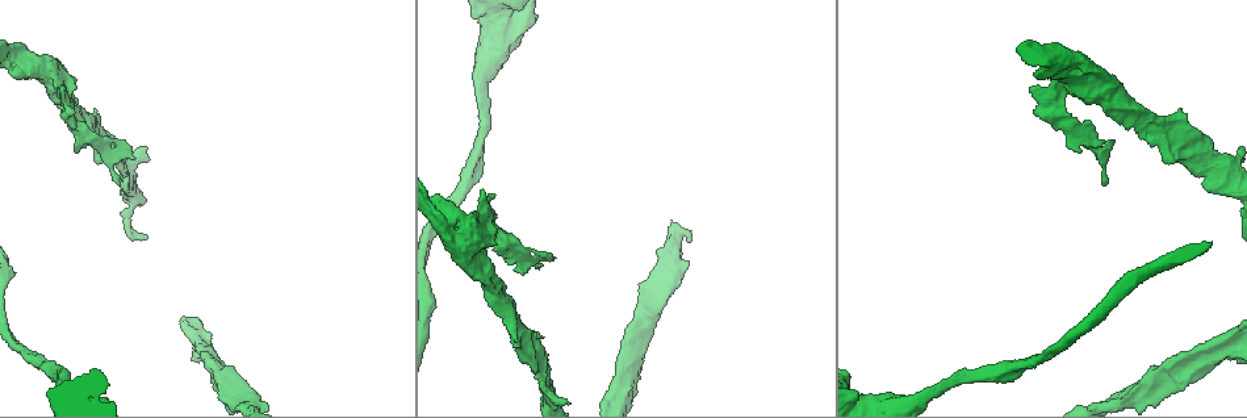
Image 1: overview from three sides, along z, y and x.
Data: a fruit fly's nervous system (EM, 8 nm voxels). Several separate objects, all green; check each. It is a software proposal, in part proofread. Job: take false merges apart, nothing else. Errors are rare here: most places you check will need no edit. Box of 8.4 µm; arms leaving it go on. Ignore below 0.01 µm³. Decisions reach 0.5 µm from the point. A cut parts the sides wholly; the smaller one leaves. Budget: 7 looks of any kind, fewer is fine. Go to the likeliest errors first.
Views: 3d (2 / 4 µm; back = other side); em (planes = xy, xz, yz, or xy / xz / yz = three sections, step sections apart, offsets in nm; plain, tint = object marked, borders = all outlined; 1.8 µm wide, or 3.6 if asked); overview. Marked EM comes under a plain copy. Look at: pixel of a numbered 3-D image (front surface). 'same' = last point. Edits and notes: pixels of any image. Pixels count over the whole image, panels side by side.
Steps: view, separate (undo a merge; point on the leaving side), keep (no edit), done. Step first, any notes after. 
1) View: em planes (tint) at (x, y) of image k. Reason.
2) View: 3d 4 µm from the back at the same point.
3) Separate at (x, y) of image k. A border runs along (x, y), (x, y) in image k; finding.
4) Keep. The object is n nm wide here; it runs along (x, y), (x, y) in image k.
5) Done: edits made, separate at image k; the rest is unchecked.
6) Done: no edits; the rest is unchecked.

View: em planes (borders) at (1176, 141) of image 1. Two arms at a narrow angle.

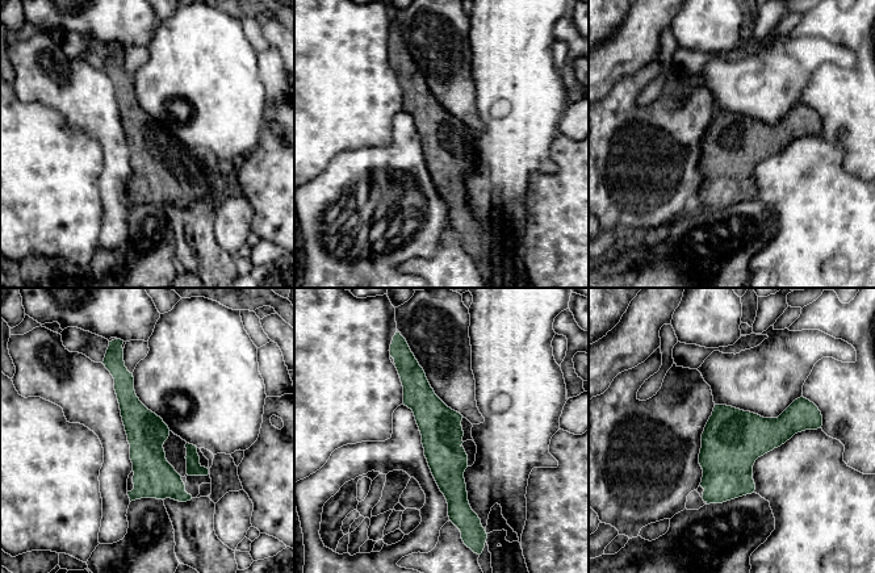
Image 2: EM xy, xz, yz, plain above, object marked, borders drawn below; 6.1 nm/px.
Keep. It runs along (411, 363), (440, 426), (456, 513) in image 2; all the same neuron.

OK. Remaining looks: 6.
View: em planes (tint) at (1220, 348) of image 1. Abrupt turn.

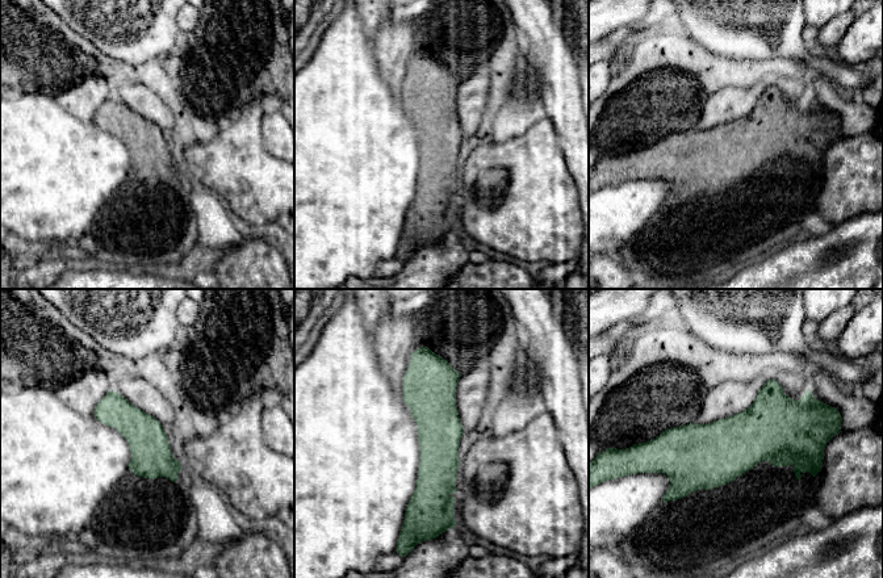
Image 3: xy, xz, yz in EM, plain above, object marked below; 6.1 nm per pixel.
Keep. The object is 260 nm wide here; continuous, no second neuron.

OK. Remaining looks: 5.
Done: no edits; the rest is unchecked.

